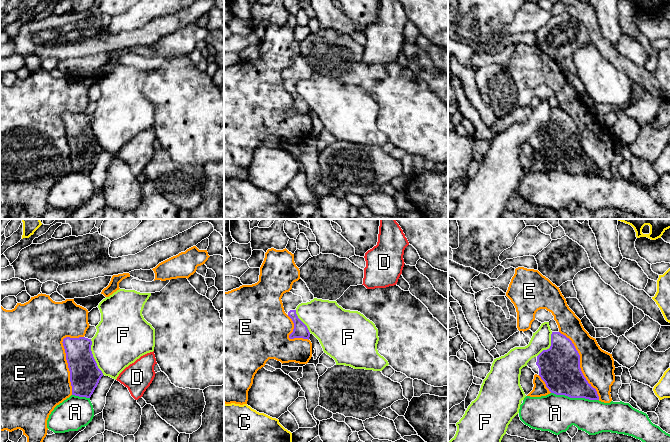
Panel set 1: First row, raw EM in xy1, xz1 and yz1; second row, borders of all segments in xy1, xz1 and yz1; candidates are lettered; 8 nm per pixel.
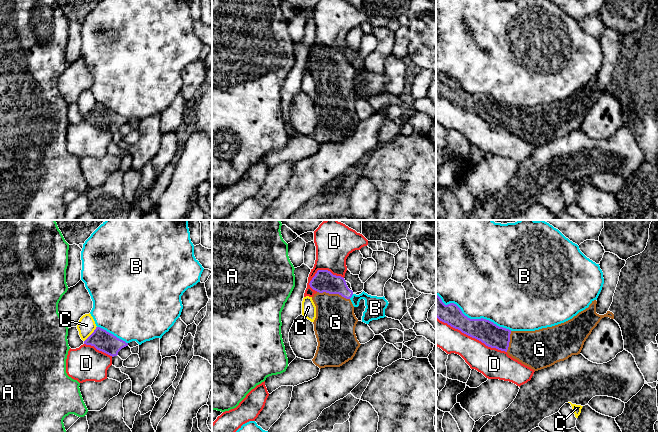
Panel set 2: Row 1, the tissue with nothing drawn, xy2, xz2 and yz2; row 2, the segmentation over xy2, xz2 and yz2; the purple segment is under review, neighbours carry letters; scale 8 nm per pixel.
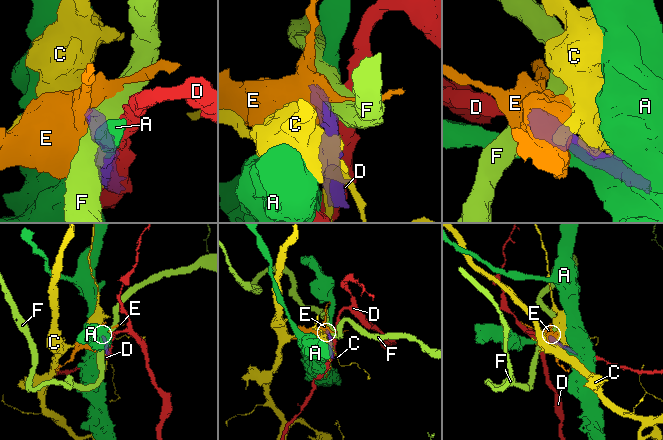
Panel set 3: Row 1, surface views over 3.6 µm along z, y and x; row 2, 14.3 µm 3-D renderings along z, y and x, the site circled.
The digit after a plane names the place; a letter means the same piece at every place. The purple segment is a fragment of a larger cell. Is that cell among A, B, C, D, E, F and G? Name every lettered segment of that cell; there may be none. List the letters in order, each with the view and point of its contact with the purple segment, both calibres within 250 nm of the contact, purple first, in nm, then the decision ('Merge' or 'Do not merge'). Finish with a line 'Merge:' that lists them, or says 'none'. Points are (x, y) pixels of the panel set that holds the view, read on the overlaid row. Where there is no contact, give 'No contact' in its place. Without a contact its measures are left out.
A: Touches purple at yz1 (575, 397). Thickness 320 nm (purple) against 300 nm. Do not merge
B: Touches purple at yz2 (473, 319). Thickness 180 nm (purple) against 460 nm. Do not merge
C: Touches purple at xy2 (91, 334). Thickness 160 nm (purple) against 140 nm. Do not merge
D: Touches purple at yz2 (471, 336). Thickness 180 nm (purple) against 220 nm. Do not merge
E: Touches purple at xy1 (66, 357). Thickness 240 nm (purple) against 500 nm. Do not merge
F: Touches purple at xy1 (93, 357). Thickness 240 nm (purple) against 400 nm. Do not merge
G: Touches purple at xz2 (333, 293). Thickness 180 nm (purple) against 320 nm. Merge
Merge: G

